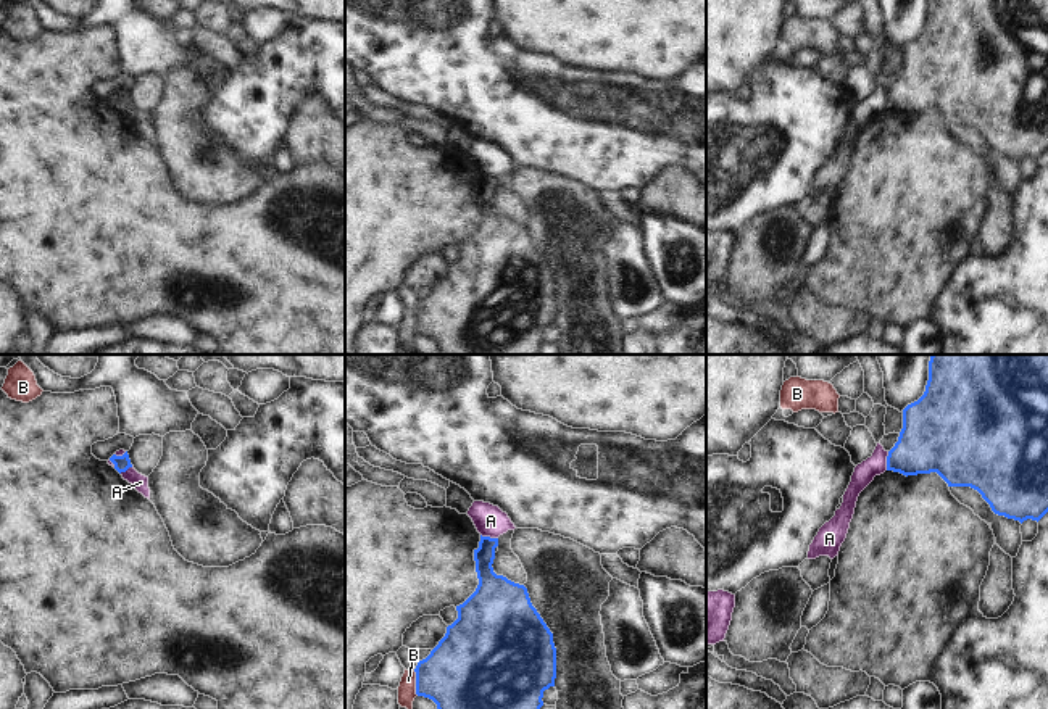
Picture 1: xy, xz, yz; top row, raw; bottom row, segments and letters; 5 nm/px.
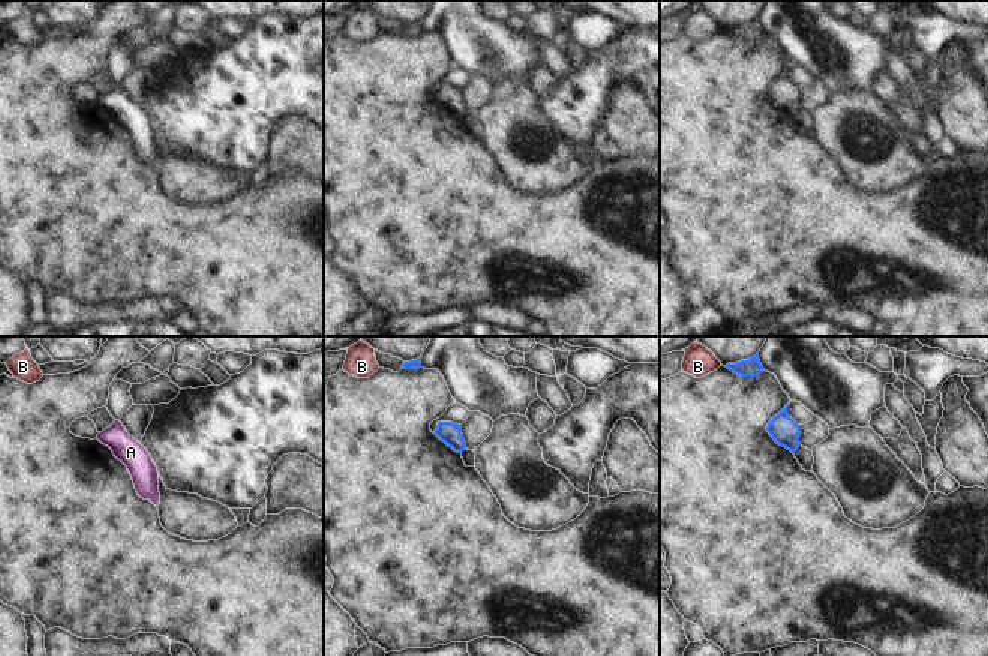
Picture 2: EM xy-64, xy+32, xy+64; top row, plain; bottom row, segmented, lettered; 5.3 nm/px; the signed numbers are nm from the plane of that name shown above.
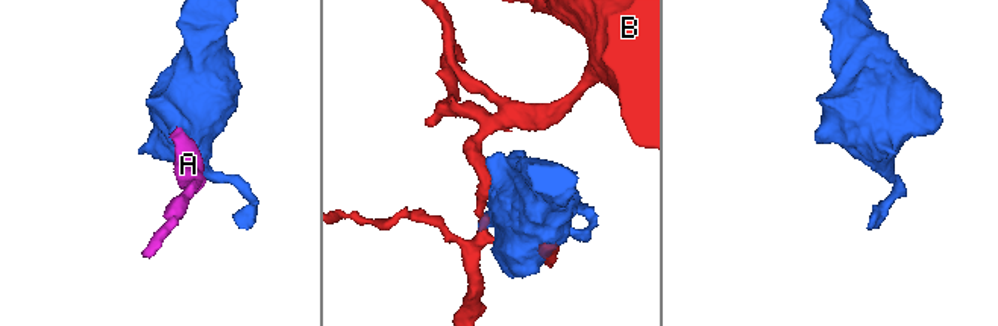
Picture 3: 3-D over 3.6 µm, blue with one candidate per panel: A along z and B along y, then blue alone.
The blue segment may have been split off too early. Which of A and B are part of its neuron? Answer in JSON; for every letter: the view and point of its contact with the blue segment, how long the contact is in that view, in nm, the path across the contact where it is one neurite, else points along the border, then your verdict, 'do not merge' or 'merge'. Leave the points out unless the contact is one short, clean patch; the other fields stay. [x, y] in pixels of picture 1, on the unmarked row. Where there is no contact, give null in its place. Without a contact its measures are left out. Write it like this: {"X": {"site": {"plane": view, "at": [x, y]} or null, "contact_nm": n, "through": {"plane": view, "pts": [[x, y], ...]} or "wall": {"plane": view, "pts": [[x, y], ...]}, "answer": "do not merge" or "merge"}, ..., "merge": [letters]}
{"A": {"site": {"plane": "yz", "at": [887, 100]}, "contact_nm": 100, "wall": {"plane": "yz", "pts": [[889, 91], [885, 108]]}, "answer": "do not merge"}, "B": {"site": {"plane": "xz", "at": [416, 323]}, "contact_nm": 130, "answer": "do not merge"}, "merge": []}

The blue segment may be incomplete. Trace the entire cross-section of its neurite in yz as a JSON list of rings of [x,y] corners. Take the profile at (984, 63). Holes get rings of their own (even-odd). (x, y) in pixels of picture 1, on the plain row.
[[[929,0],[929,19],[924,34],[903,48],[903,68],[888,90],[887,110],[903,114],[937,111],[948,126],[977,129],[998,155],[1019,160],[1040,160],[1048,151],[1048,0]]]

